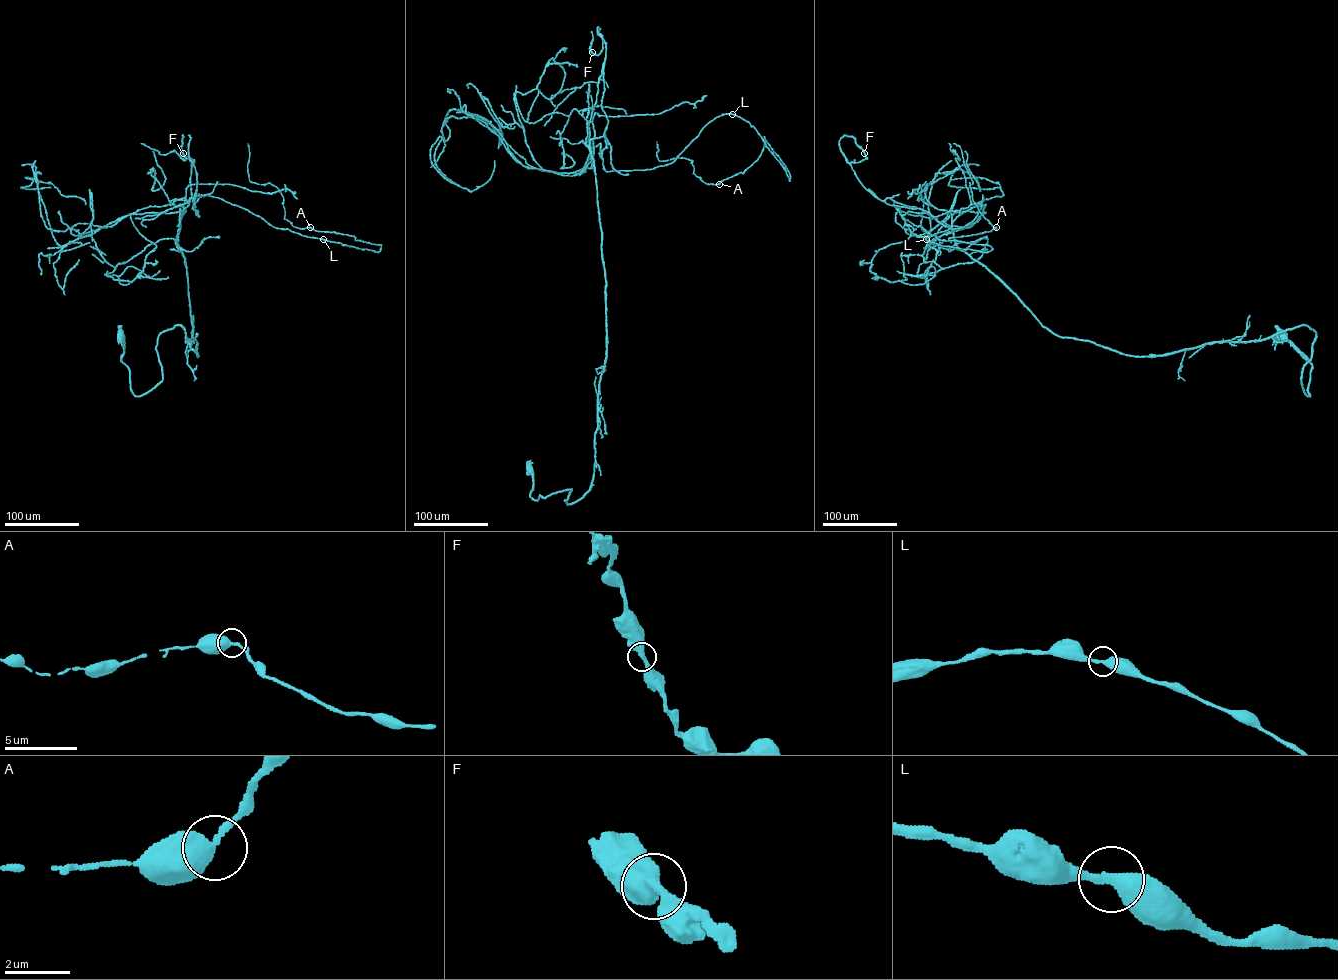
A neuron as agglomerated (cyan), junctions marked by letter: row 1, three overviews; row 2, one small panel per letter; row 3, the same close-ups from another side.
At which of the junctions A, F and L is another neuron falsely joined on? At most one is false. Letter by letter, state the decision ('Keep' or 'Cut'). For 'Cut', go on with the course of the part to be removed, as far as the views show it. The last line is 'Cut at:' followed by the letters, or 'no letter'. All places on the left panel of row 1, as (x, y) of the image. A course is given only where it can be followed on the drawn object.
A: Keep
F: Keep
L: Keep
Cut at: no letter

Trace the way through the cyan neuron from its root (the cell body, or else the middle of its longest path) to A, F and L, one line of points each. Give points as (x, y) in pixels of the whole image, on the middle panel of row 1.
A: (528, 468), (534, 500), (593, 478), (600, 76), (606, 171), (733, 114), (790, 175), (764, 136), (719, 184)
F: (528, 468), (531, 497), (571, 489), (569, 504), (594, 474), (606, 280), (585, 142), (601, 34), (592, 52)
L: (528, 468), (534, 500), (571, 504), (593, 478), (600, 76), (606, 171), (671, 163), (732, 114)

